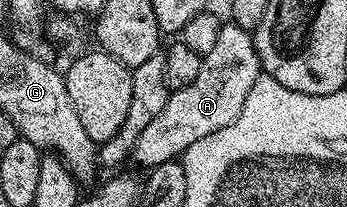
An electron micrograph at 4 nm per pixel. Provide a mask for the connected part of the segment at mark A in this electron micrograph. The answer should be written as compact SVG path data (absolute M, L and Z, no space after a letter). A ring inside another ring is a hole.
M224 22L213 49L203 56L201 73L197 73L193 85L171 91L165 101L165 109L161 109L141 137L137 137L134 162L139 162L144 169L150 169L178 160L189 145L201 141L201 137L209 137L209 133L217 133L217 129L225 129L225 125L237 121L237 113L241 113L241 105L245 105L249 89L253 89L260 77L254 34L241 29L236 23Z

